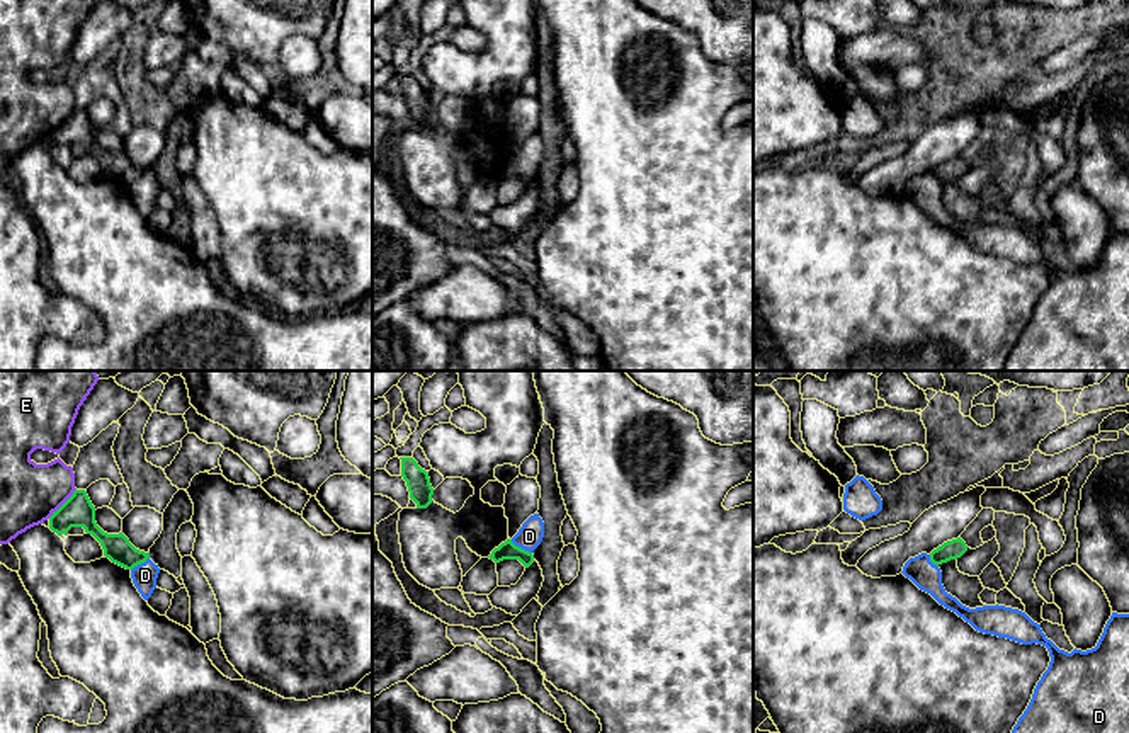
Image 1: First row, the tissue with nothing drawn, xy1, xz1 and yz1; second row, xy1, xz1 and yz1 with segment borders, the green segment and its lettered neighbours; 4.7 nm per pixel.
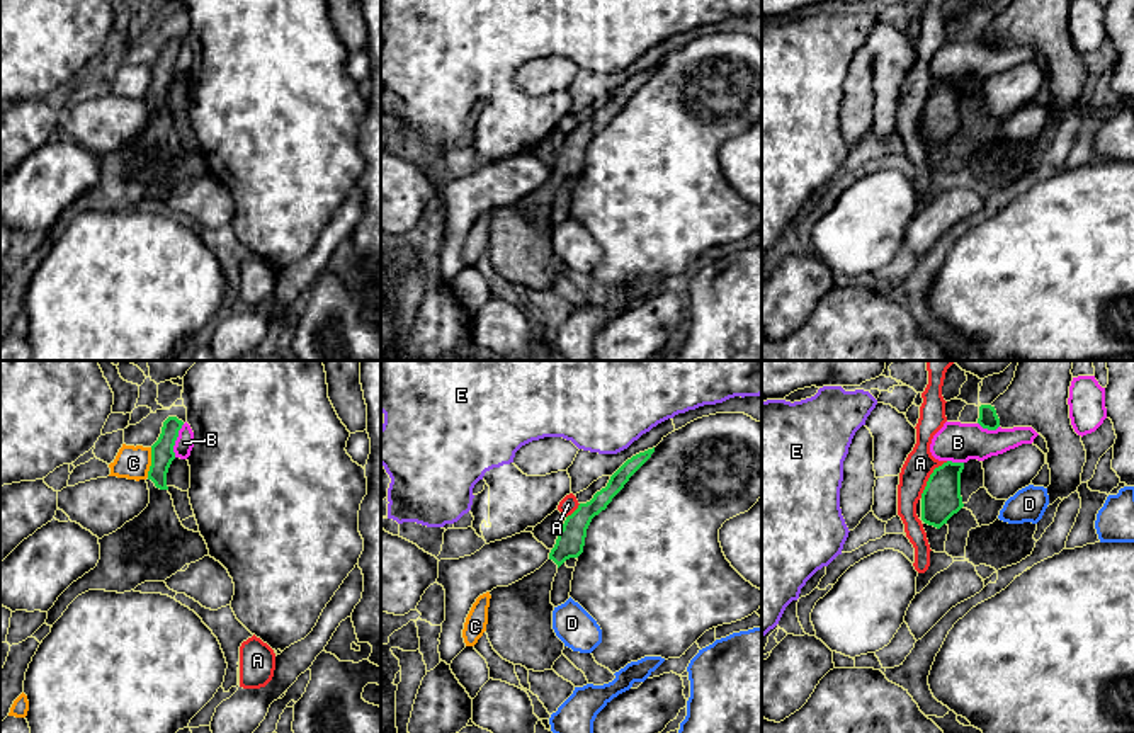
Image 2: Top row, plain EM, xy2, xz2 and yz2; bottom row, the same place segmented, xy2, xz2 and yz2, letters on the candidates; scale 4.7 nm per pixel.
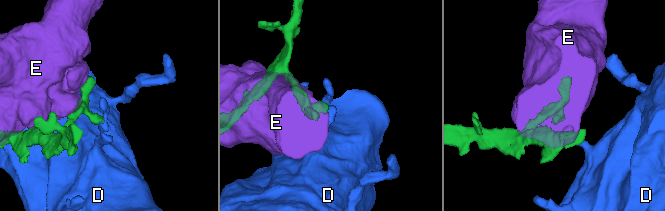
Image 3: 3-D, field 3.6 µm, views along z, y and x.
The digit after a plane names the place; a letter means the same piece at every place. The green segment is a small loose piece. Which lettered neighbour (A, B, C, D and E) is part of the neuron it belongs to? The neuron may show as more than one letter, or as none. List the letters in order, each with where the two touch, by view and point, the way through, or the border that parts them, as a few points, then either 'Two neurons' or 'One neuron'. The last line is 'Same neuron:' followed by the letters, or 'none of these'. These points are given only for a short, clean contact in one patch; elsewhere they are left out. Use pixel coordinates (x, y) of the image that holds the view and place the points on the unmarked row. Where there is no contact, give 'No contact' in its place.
A: Touches green at yz2 (930, 96). Boundary: yz2 (947, 80), (934, 89), (920, 116). Two neurons
B: Touches green at xy2 (175, 58). Boundary: xy2 (184, 43), (174, 65), (174, 75). Two neurons
C: Touches green at xy2 (152, 82). Boundary: xy2 (152, 67), (152, 84), (147, 96). Two neurons
D: Touches green at xz1 (521, 167). Boundary: xz1 (510, 159), (531, 172). Two neurons
E: Touches green at xy1 (63, 123). Two neurons
Same neuron: none of these

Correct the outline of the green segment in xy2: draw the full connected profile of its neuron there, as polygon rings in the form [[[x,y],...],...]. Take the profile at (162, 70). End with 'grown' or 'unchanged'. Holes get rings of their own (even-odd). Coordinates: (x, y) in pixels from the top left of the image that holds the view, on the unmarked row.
[[[168,36],[151,65],[148,90],[148,126],[116,151],[99,158],[100,179],[94,189],[73,201],[48,230],[46,243],[63,235],[68,224],[88,209],[131,211],[145,201],[165,201],[185,184],[209,175],[201,151],[182,145],[167,105],[167,92],[175,78],[173,65],[184,41]]] | grown

